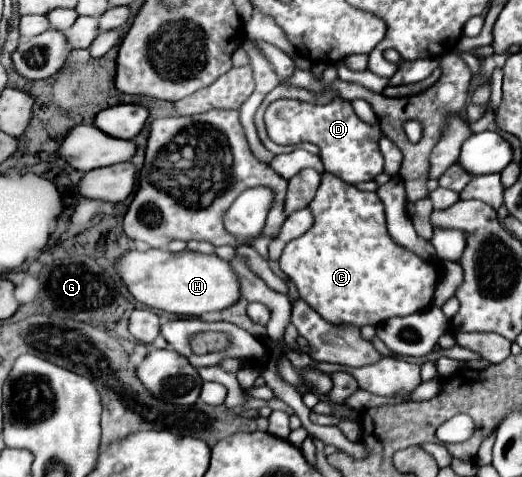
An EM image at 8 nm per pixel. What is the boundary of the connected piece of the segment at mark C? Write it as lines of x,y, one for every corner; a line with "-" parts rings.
325,172
323,178
321,178
321,186
319,186
319,190
317,190
313,202
309,204
309,210
311,210
311,214
313,214
313,218
315,218
313,226
309,228
309,232
305,232
303,236
299,236
297,240
293,240
293,242
289,242
289,244
285,246
285,250
283,250
281,258
279,258
279,266
281,266
281,270
295,282
295,286
297,286
297,290
299,290
299,296
301,296
311,308
315,308
325,320
329,320
331,324
355,324
355,326
359,326
359,328
365,326
365,324
373,324
373,326
375,326
375,324
381,324
383,320
389,320
389,318
393,318
393,316
413,314
413,312
417,312
417,310
421,310
421,308
427,308
427,306
431,304
435,286
437,286
437,282
439,282
439,266
433,264
433,262
419,260
419,256
413,256
413,252
405,252
405,248
399,248
399,244
393,244
393,238
391,238
389,232
387,232
383,204
381,204
379,196
377,196
375,192
361,192
361,190
357,190
355,186
343,182
341,178
337,178
337,176

